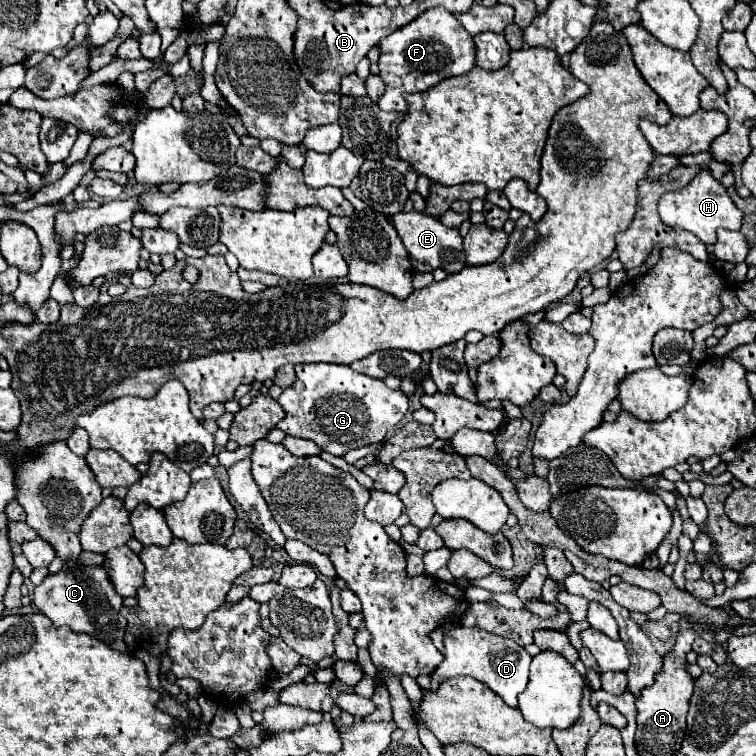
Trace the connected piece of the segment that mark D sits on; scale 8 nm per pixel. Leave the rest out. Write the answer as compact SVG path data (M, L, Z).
M458 626L450 632L446 632L444 636L444 660L442 664L432 672L432 688L438 688L444 680L452 678L452 676L472 676L476 680L480 680L482 684L486 684L490 690L494 690L510 708L518 708L518 694L526 690L528 684L528 670L530 670L530 662L532 656L518 646L514 640L498 636L498 634L490 634L482 628L464 628Z

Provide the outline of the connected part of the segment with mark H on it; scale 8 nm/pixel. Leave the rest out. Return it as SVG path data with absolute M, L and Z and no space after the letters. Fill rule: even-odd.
M702 170L686 188L682 188L678 192L664 194L658 202L658 214L666 226L688 230L694 236L698 236L706 246L716 242L718 228L736 232L744 220L744 214L736 208L736 204L728 196L726 188L716 178L712 178L712 174L708 170Z

